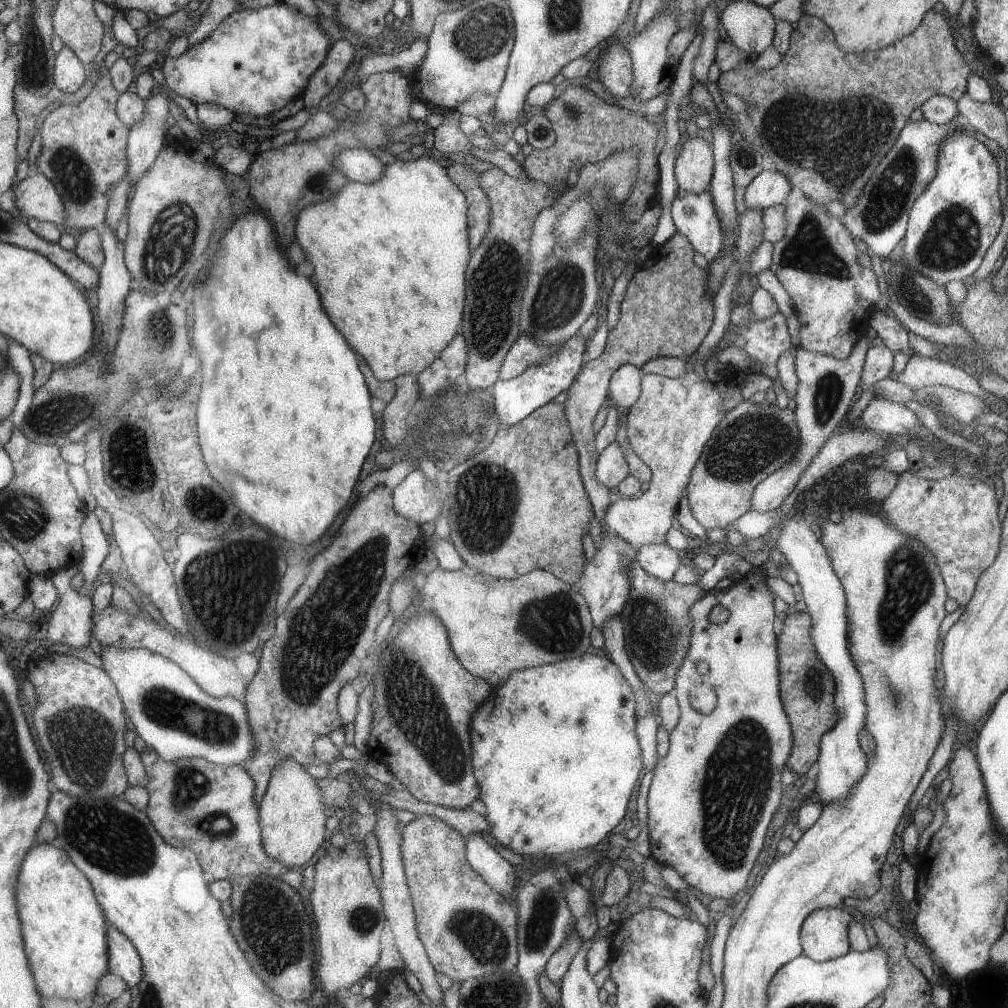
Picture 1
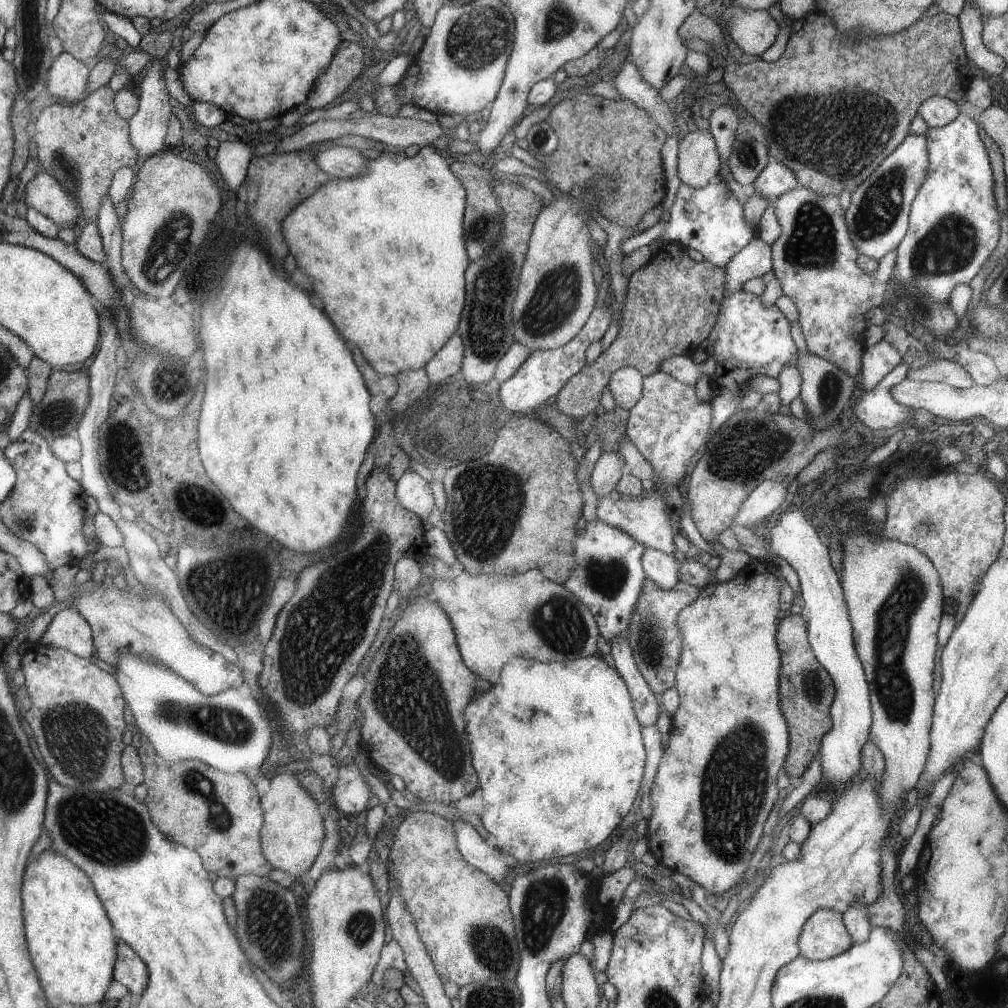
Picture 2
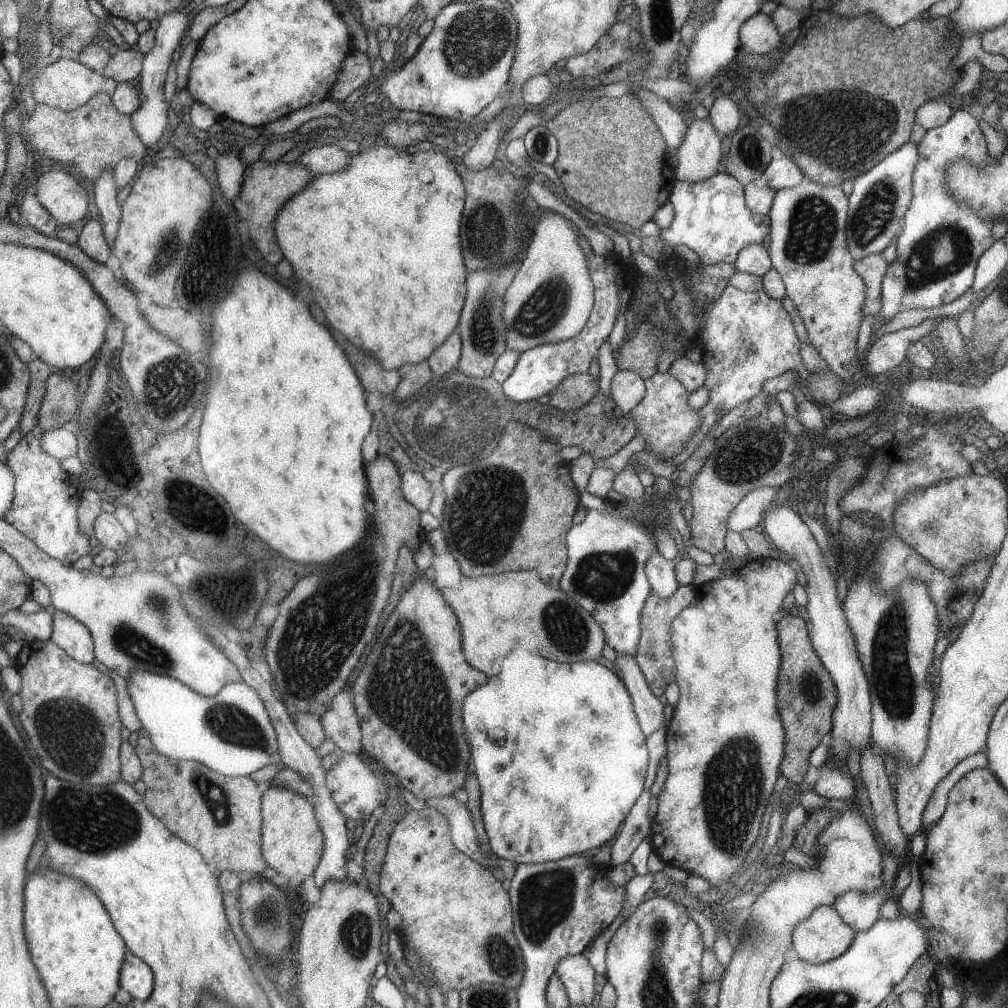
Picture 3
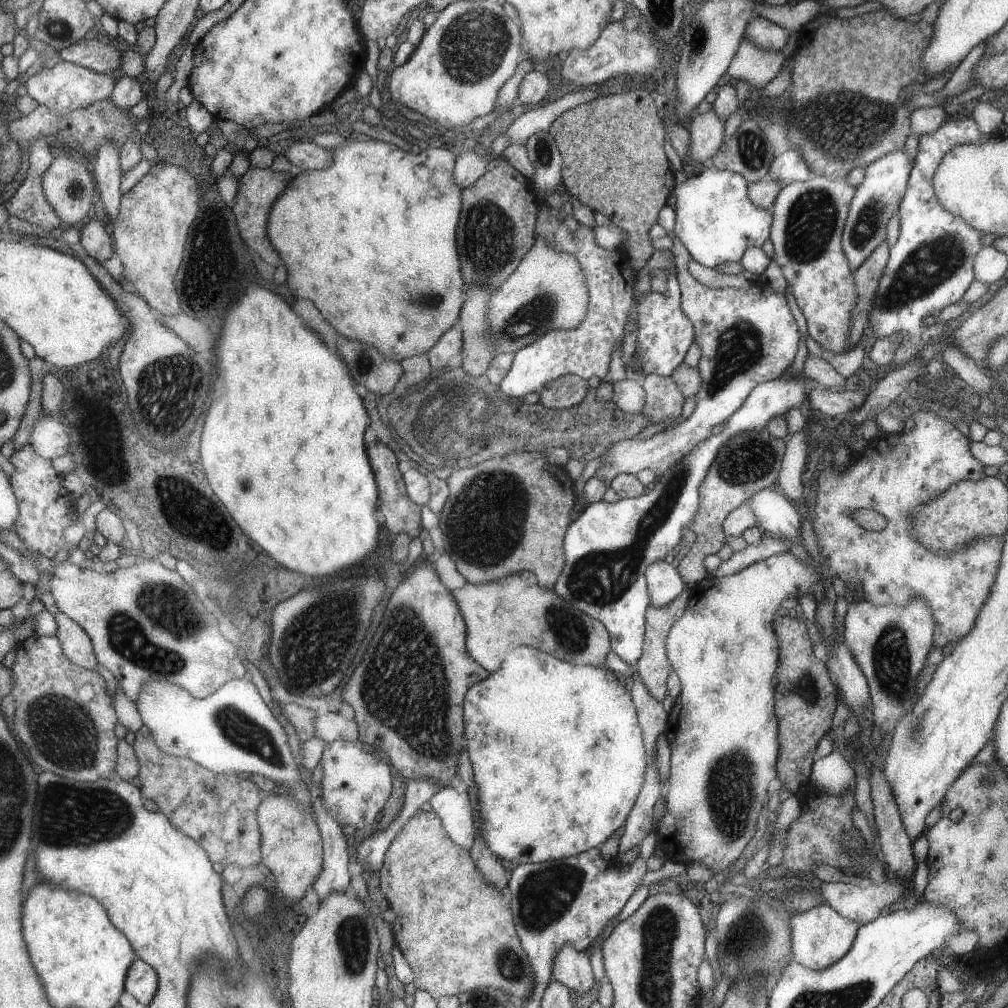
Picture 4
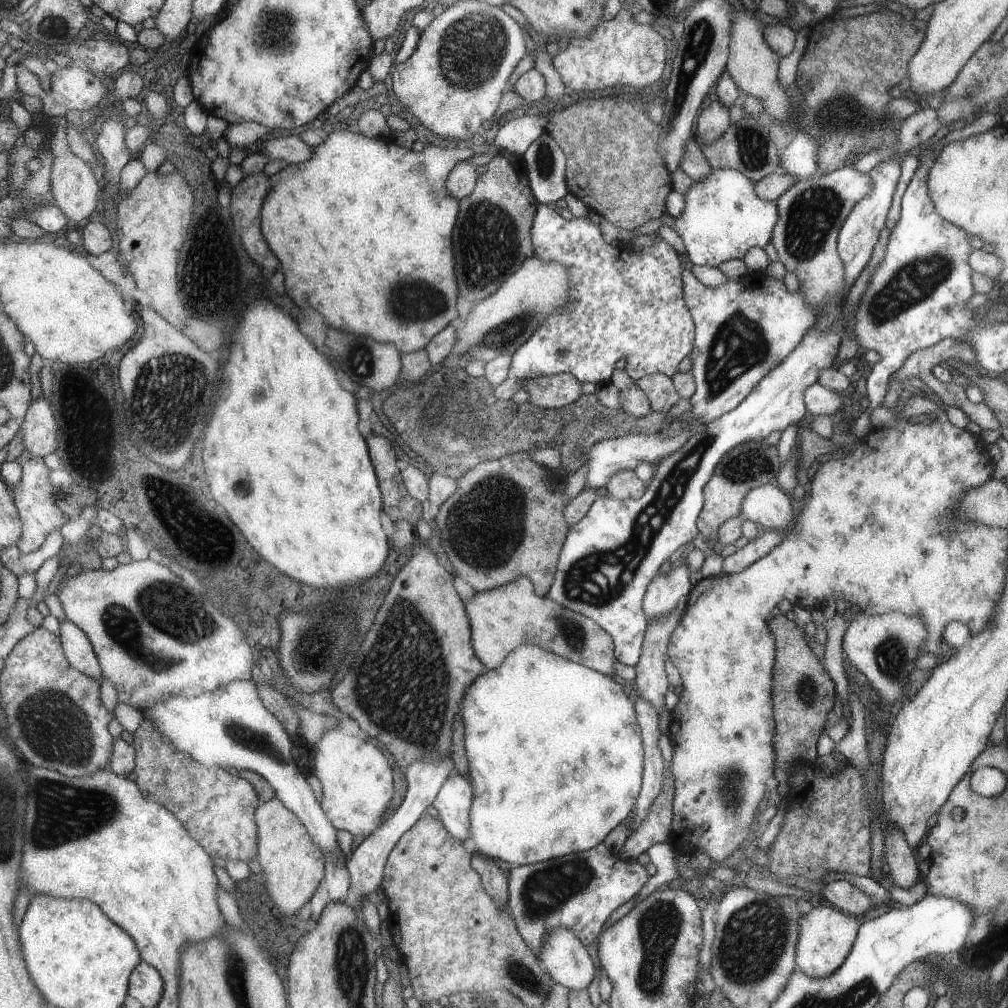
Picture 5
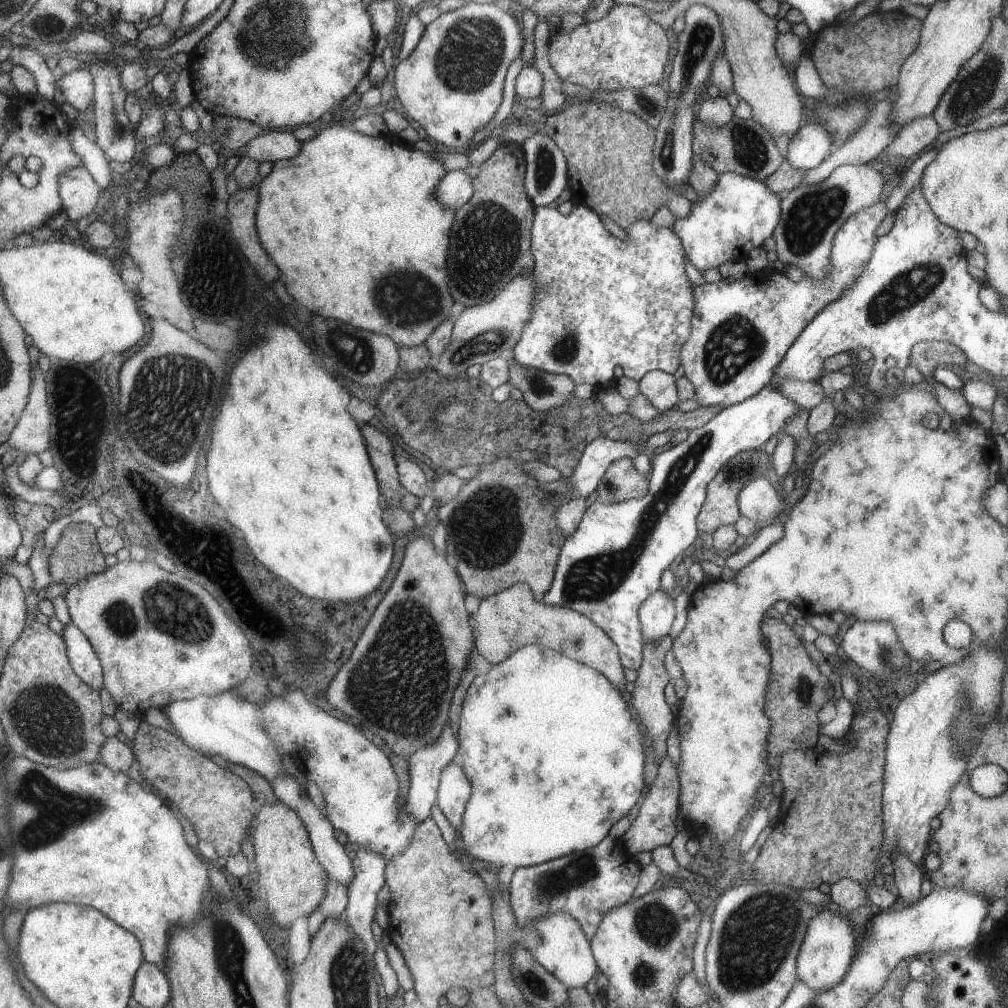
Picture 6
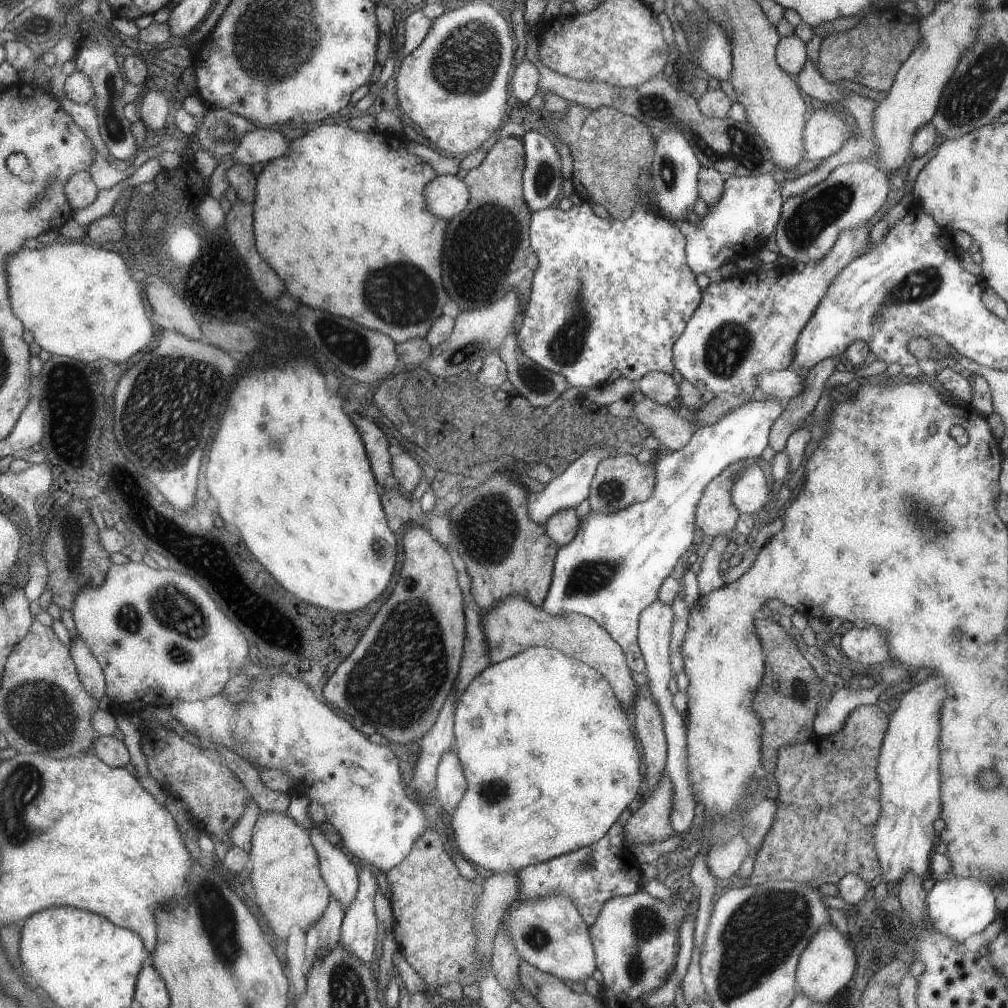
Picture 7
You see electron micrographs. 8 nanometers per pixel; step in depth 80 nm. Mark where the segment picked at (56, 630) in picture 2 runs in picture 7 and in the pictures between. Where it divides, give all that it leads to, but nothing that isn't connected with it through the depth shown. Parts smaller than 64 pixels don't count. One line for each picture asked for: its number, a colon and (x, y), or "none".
3: (73, 636)
4: (78, 646)
5: (80, 651)
6: (84, 658)
7: (90, 670)

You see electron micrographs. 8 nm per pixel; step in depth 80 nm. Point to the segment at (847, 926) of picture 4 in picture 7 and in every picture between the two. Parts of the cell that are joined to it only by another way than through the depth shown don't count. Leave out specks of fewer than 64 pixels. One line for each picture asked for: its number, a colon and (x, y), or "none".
5: (825, 936)
6: (826, 953)
7: (826, 965)

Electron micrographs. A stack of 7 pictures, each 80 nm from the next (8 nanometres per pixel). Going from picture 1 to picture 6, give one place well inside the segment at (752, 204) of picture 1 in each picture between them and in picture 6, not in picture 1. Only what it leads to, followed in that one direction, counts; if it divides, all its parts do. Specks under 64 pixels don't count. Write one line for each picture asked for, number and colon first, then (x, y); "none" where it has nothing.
2: (775, 179)
3: (781, 172)
4: (789, 166)
5: (799, 158)
6: (808, 147)

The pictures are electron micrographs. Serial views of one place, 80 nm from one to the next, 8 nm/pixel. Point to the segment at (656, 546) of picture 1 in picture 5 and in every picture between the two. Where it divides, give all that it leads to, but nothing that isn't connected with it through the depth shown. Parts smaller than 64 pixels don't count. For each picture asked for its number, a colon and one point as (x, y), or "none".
2: (661, 568)
3: (660, 571)
4: (663, 582)
5: (665, 589)

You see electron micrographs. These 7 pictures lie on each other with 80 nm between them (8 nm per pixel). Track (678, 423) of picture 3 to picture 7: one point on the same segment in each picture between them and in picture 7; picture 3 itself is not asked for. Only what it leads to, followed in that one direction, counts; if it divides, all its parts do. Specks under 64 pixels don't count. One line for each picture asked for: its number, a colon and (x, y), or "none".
4: (663, 401)
5: (658, 388)
6: (658, 387)
7: (658, 387)

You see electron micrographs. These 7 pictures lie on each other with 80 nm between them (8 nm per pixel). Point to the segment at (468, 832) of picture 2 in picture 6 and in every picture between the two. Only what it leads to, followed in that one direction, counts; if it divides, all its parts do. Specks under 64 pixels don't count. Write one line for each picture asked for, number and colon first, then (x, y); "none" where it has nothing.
3: (461, 829)
4: (452, 808)
5: (452, 801)
6: (453, 792)

